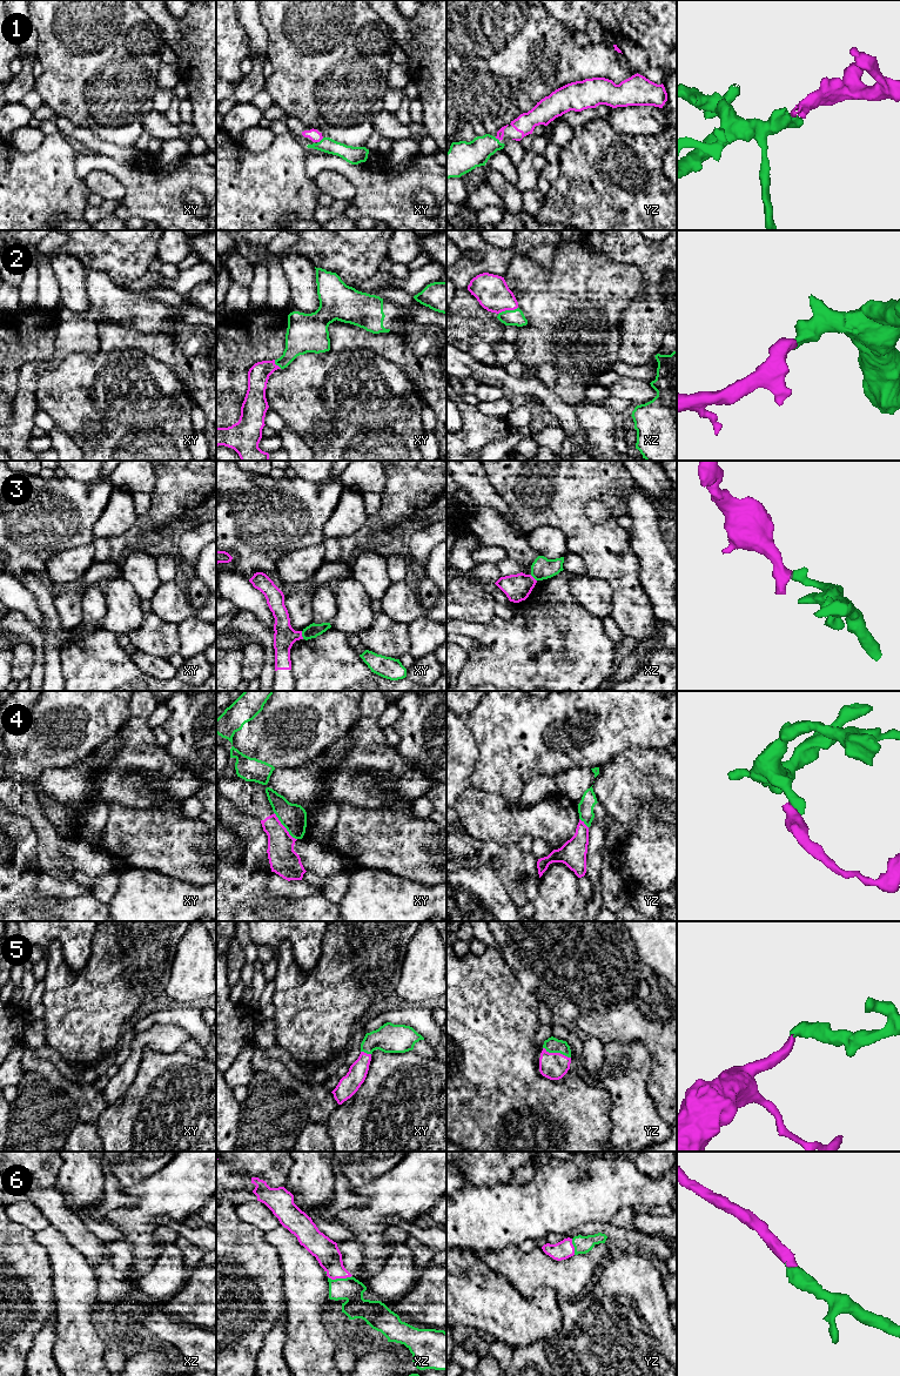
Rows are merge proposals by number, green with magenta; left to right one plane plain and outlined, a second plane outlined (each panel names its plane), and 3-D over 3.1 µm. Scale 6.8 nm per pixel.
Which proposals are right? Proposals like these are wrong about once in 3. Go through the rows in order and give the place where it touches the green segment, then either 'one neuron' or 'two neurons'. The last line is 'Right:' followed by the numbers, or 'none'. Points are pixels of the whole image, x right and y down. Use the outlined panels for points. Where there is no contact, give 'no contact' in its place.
1: meets green in xy at (321, 140); one neuron
2: meets green in xz at (508, 310); one neuron
3: meets green in xy at (302, 635); two neurons
4: meets green in xy at (283, 825); two neurons
5: meets green in yz at (557, 1052); one neuron
6: meets green in xz at (340, 1279); one neuron
Right: 1, 2, 5, 6

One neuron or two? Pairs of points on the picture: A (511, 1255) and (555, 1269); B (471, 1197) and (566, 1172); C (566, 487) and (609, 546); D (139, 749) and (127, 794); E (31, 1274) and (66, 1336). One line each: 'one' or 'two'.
A: one
B: one
C: one
D: one
E: two

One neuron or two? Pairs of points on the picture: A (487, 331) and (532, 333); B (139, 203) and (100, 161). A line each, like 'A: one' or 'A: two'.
A: two
B: one

